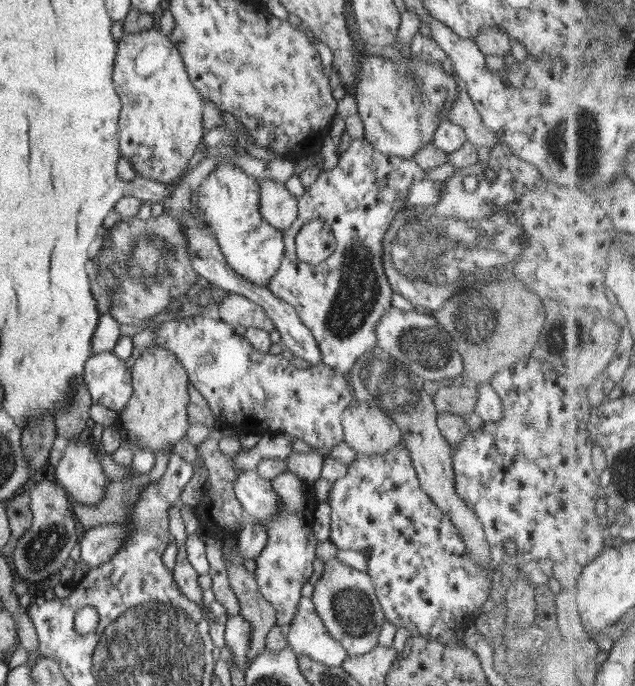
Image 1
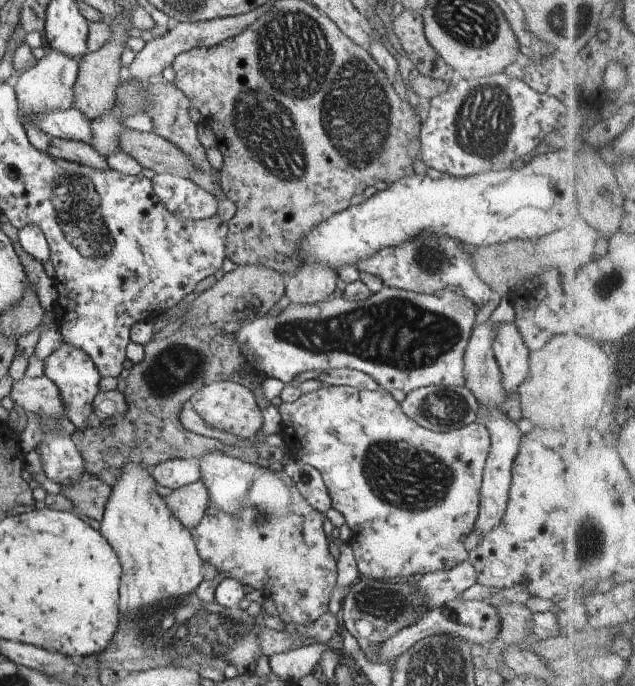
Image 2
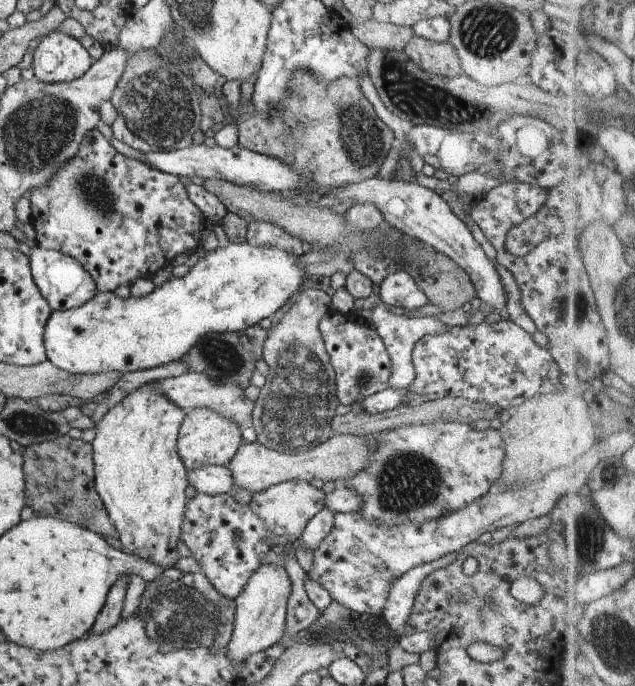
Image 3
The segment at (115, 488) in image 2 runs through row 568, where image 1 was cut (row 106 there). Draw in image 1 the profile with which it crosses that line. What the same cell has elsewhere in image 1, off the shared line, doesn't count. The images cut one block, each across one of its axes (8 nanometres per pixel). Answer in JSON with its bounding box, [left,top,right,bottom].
[113,26,205,186]

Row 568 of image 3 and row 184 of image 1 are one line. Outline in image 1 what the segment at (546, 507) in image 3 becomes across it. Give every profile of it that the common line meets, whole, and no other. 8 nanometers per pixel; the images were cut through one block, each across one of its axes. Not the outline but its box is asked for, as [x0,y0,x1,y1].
[268,138,425,374]

